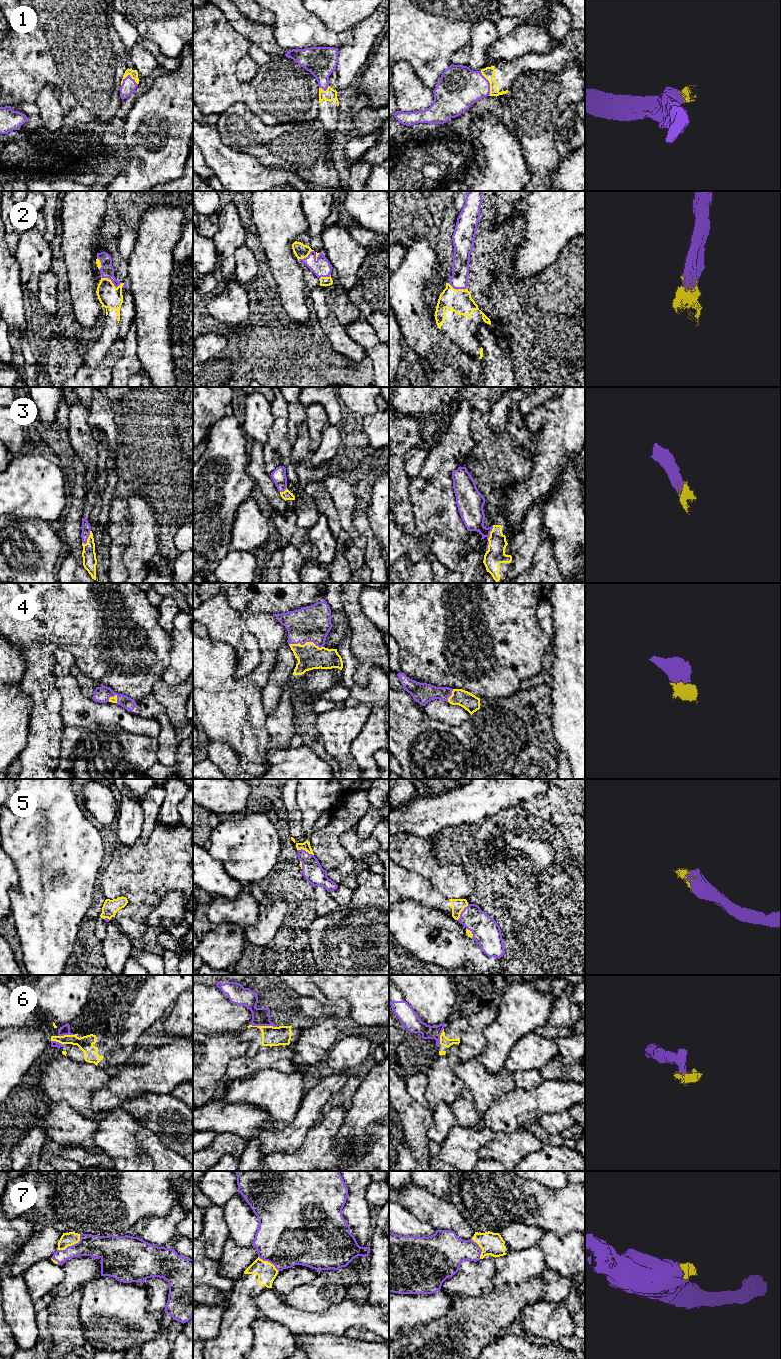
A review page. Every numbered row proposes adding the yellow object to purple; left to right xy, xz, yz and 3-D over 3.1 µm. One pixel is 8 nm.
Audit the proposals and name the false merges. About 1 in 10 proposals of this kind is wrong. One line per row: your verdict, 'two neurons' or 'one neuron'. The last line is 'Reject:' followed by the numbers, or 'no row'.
1: one neuron
2: one neuron
3: one neuron
4: one neuron
5: one neuron
6: two neurons
7: one neuron
Reject: 6

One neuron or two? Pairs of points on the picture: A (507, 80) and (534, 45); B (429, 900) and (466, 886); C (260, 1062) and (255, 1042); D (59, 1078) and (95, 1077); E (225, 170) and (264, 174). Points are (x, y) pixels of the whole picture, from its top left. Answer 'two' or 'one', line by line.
A: two
B: two
C: two
D: one
E: one

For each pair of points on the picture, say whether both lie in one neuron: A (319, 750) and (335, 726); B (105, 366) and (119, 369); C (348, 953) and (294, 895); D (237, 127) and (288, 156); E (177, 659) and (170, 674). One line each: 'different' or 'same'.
A: different
B: different
C: same
D: same
E: same

